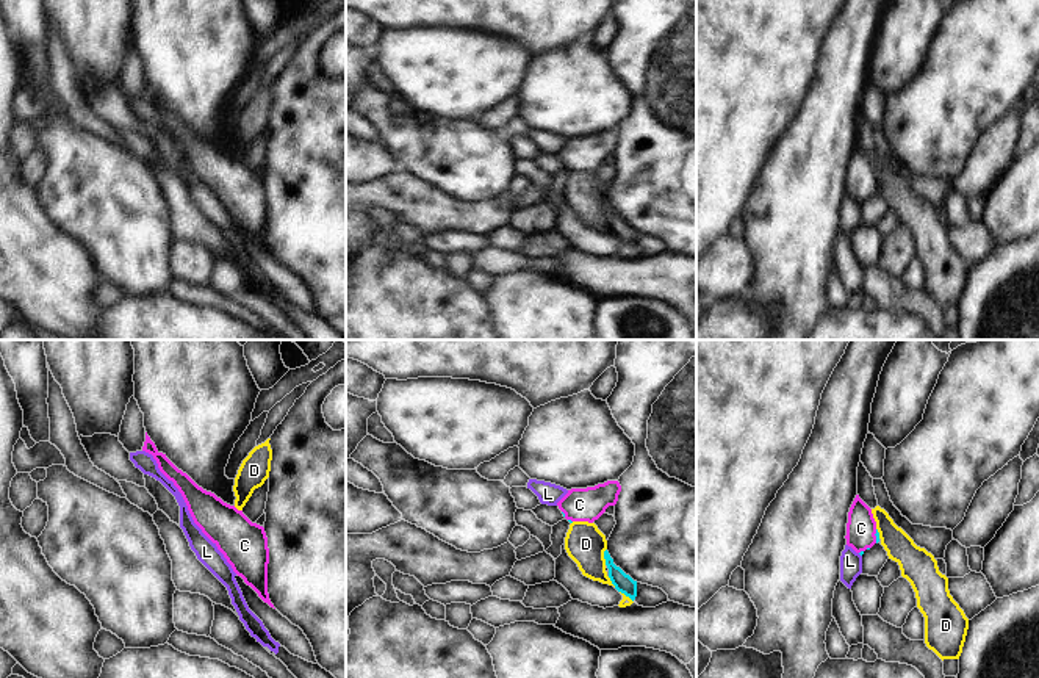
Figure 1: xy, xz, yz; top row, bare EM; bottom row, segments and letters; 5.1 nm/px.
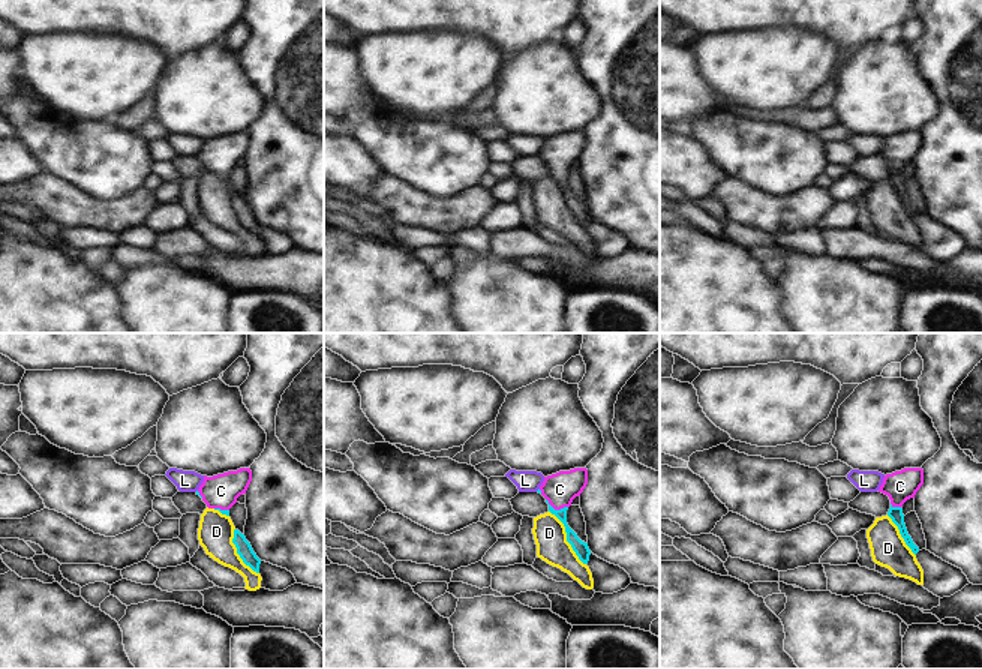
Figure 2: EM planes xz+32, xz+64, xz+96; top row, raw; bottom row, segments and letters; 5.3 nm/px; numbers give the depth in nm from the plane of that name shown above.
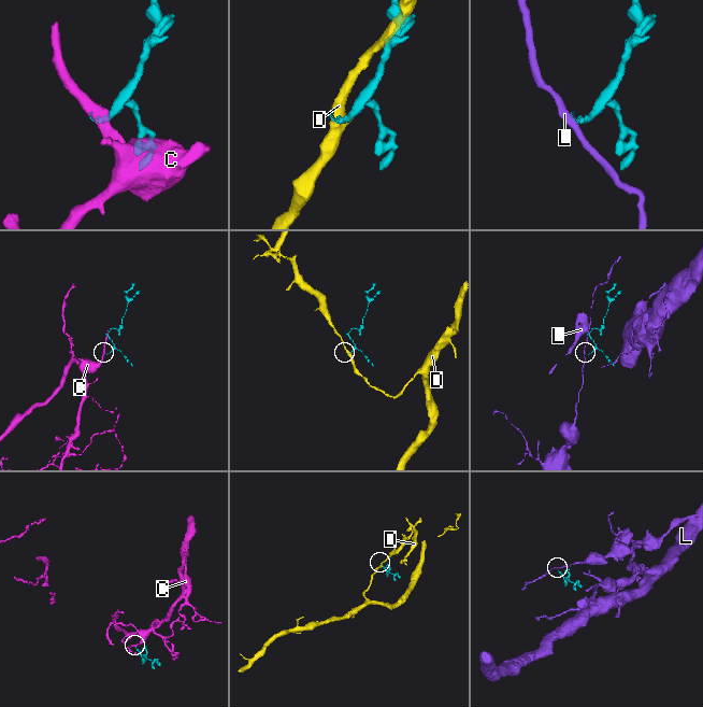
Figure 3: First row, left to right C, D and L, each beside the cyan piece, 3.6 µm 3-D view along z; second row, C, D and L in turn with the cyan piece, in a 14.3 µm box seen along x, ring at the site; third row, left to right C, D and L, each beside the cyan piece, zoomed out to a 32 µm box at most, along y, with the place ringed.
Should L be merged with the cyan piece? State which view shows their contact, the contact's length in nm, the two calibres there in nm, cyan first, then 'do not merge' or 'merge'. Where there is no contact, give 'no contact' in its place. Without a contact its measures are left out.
no contact | do not merge

